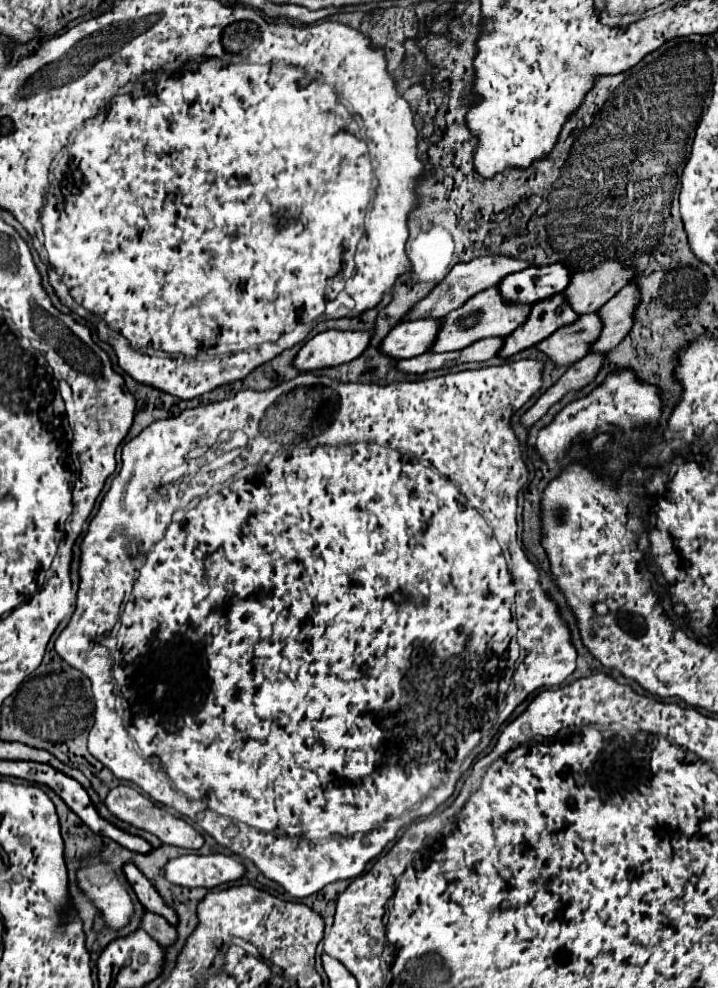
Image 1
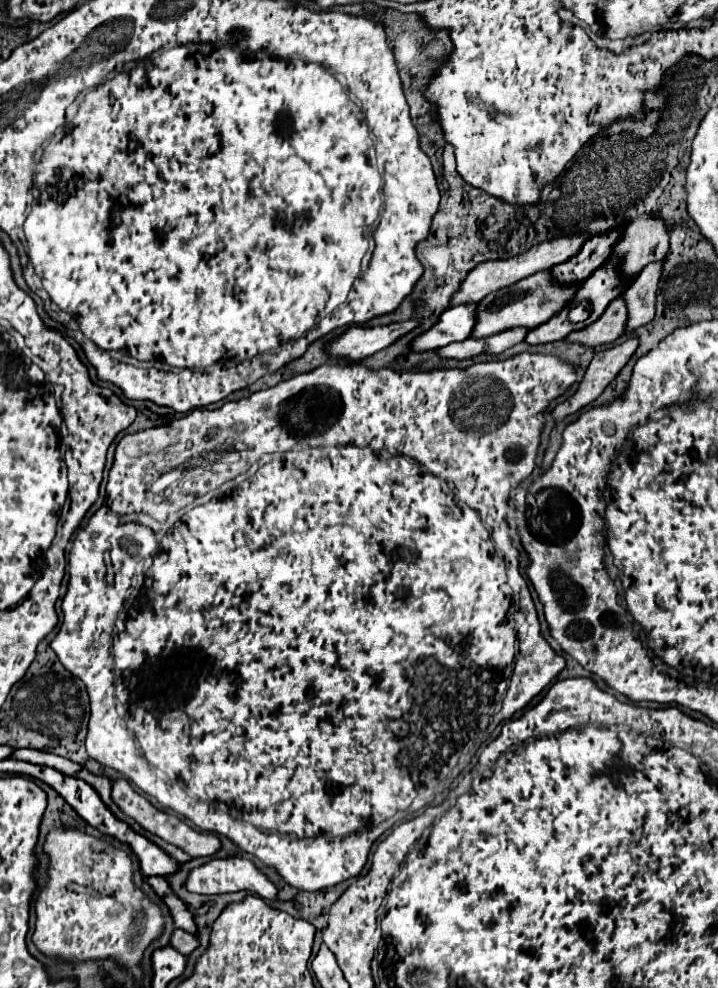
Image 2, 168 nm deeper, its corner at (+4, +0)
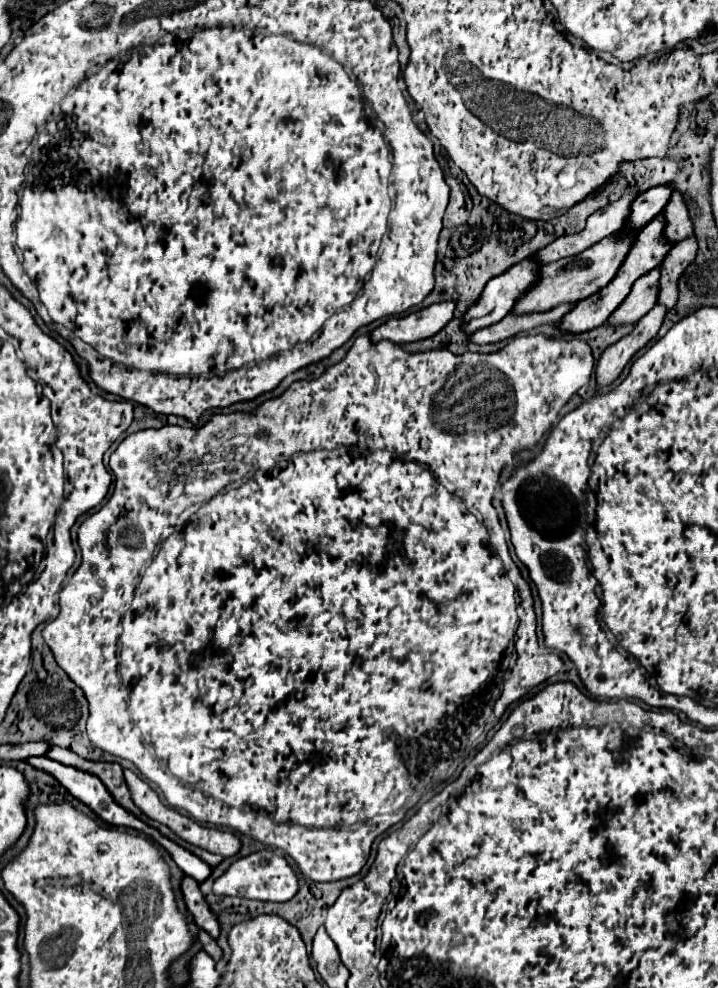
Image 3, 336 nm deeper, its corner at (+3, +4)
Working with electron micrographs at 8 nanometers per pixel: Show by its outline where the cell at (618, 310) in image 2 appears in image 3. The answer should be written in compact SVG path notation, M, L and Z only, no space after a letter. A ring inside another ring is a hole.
M651 270L633 284L629 296L621 302L621 308L617 308L611 314L605 326L625 326L639 322L639 318L645 316L657 304L657 292L659 292L659 270Z

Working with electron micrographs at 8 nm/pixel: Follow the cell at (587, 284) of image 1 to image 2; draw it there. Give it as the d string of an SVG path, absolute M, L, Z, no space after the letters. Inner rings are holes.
M644 214L636 218L614 246L612 256L620 256L624 262L624 276L636 276L648 262L664 260L670 248L670 234L660 216Z

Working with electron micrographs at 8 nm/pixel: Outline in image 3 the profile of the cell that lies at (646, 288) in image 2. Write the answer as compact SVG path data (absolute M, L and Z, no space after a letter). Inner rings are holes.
M695 238L681 240L671 246L665 260L659 264L661 272L661 292L657 304L671 310L677 302L677 280L683 274L683 270L693 262L693 256L697 254L697 242Z

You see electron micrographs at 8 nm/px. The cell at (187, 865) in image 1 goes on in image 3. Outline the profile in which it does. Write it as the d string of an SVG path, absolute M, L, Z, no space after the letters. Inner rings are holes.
M259 850L249 856L239 858L233 862L215 882L213 892L223 896L241 896L241 898L255 898L255 900L269 900L269 902L287 902L297 892L297 876L293 868L285 862L283 854L275 850Z

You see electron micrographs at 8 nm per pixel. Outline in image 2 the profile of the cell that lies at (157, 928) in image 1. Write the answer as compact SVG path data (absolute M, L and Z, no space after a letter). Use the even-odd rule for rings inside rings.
M174 930L172 934L172 948L176 948L180 954L192 954L196 948L198 948L198 938L186 930Z

